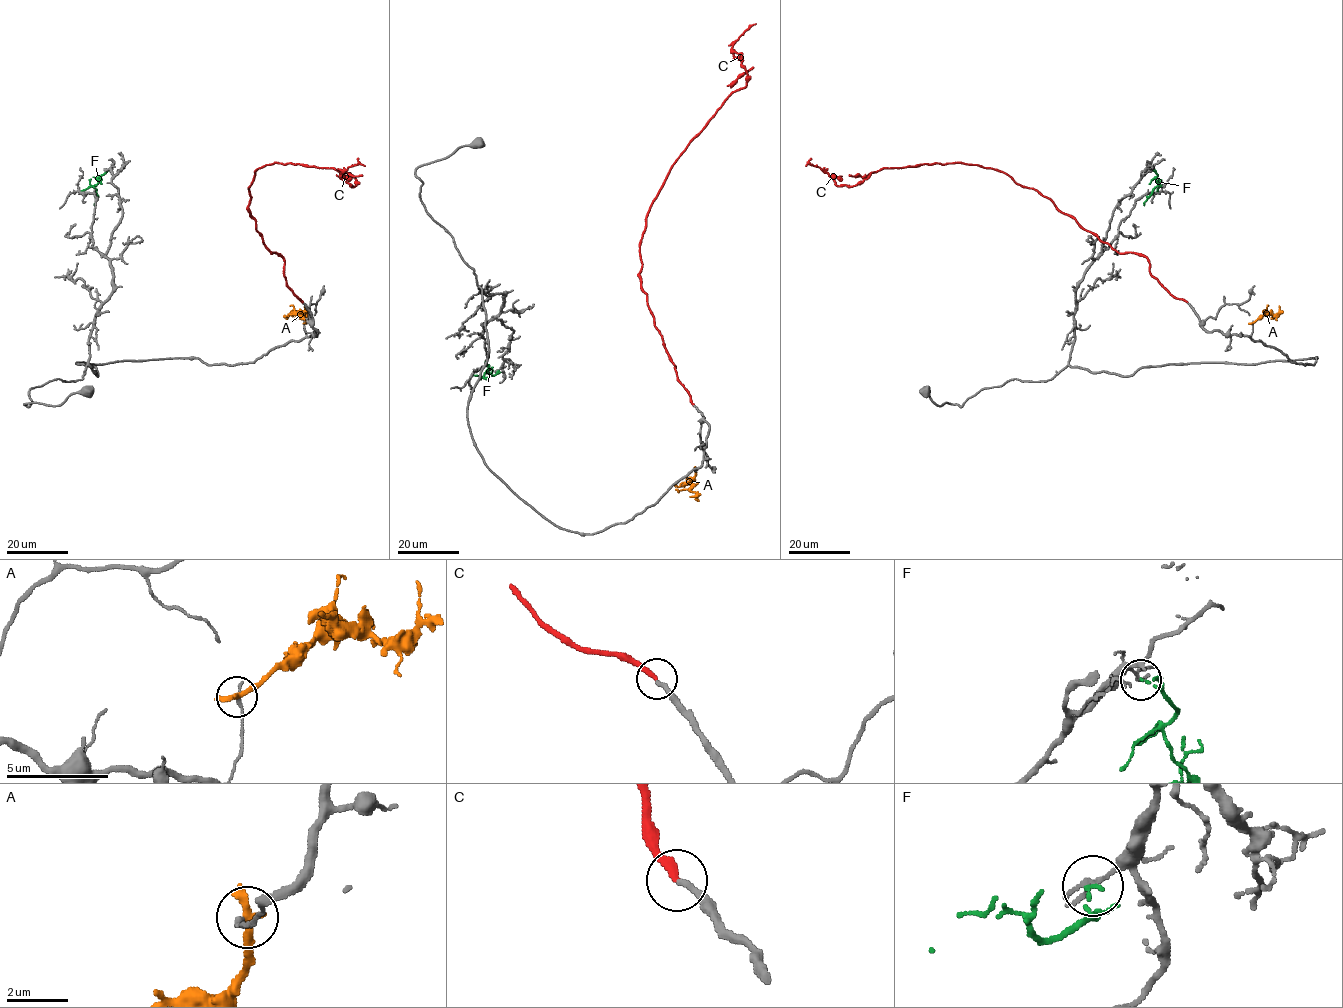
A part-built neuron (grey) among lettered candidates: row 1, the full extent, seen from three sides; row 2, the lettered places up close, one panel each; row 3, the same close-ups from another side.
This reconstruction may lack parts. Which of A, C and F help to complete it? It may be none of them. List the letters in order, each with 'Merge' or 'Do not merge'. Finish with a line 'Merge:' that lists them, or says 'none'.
A: Do not merge
C: Merge
F: Do not merge
Merge: C

